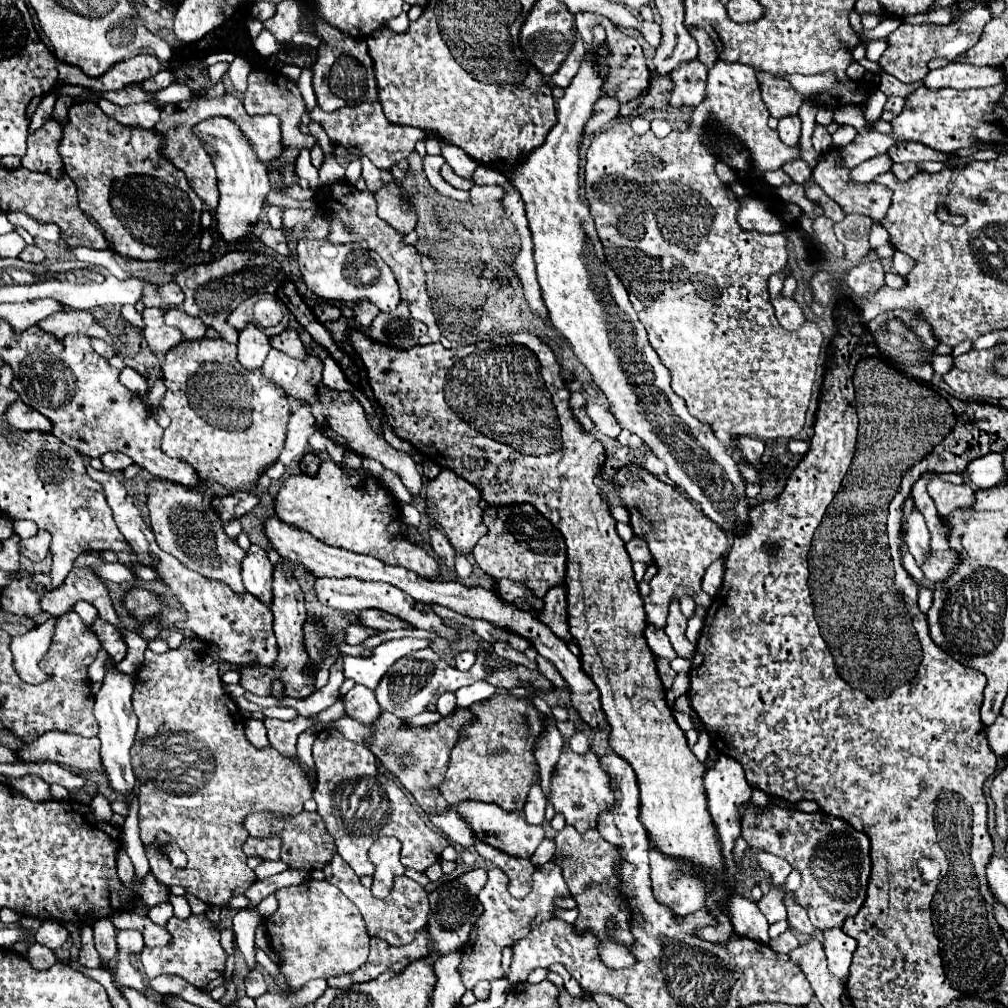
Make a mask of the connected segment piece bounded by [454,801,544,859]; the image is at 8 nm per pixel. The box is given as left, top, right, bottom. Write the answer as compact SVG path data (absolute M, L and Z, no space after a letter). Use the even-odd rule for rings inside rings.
M466 801L464 805L456 805L454 809L460 811L460 815L472 825L472 829L476 831L478 839L512 855L518 859L530 859L534 855L534 851L538 849L540 841L544 839L544 829L542 825L530 825L524 817L522 811L506 811L498 805L492 803L476 803L476 801Z

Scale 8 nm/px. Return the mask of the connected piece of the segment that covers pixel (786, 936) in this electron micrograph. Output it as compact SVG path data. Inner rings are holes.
M788 929L788 931L784 931L782 935L778 935L776 939L770 939L768 945L772 945L772 949L776 949L778 953L790 953L792 949L798 947L798 939L796 939L794 933Z

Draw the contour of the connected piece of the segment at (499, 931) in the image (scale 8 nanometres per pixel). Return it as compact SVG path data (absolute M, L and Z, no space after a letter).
M552 861L536 869L532 893L524 899L514 899L508 893L508 877L504 875L502 869L498 867L490 869L488 883L478 893L478 901L484 907L484 913L478 917L476 929L472 929L472 937L468 945L464 945L462 949L462 963L458 965L458 973L460 973L464 987L472 989L478 981L496 981L504 977L502 949L526 937L532 931L532 923L538 921L538 915L540 915L540 921L554 919L554 911L560 911L560 907L556 905L556 899L566 899L566 897L570 897L570 891L562 877L562 869Z

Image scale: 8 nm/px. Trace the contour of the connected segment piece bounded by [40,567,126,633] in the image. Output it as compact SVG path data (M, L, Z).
M74 567L68 573L68 577L64 579L64 583L60 587L56 587L54 593L46 593L40 603L42 603L42 609L48 611L50 615L62 617L62 615L70 613L74 609L76 601L80 601L80 599L94 603L94 607L98 609L100 617L106 623L114 625L120 633L126 633L126 631L122 631L124 625L122 625L118 613L114 611L106 585L90 567Z

